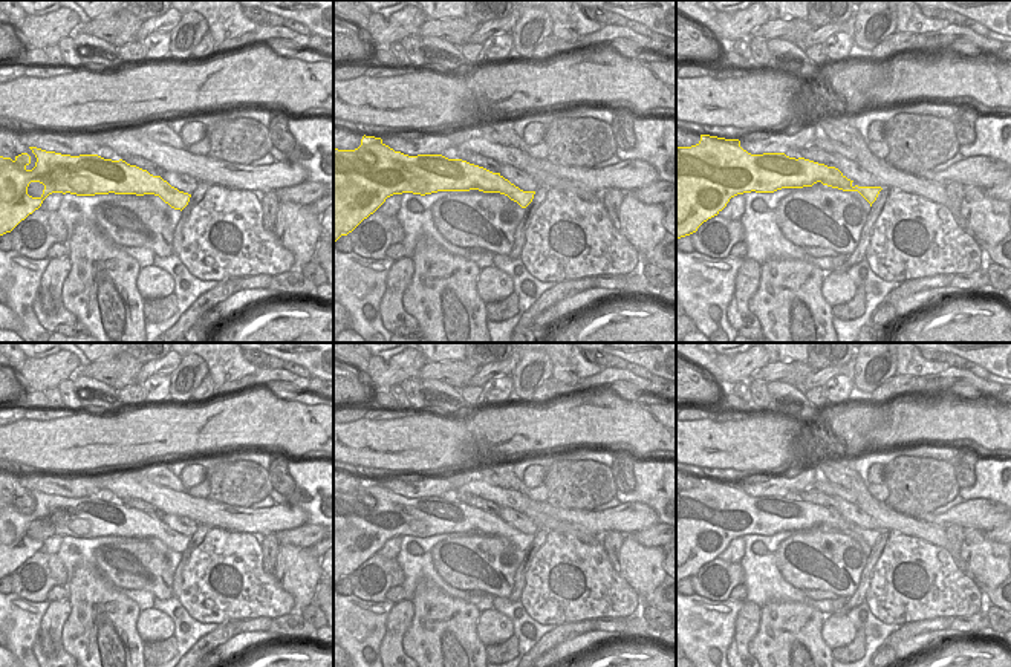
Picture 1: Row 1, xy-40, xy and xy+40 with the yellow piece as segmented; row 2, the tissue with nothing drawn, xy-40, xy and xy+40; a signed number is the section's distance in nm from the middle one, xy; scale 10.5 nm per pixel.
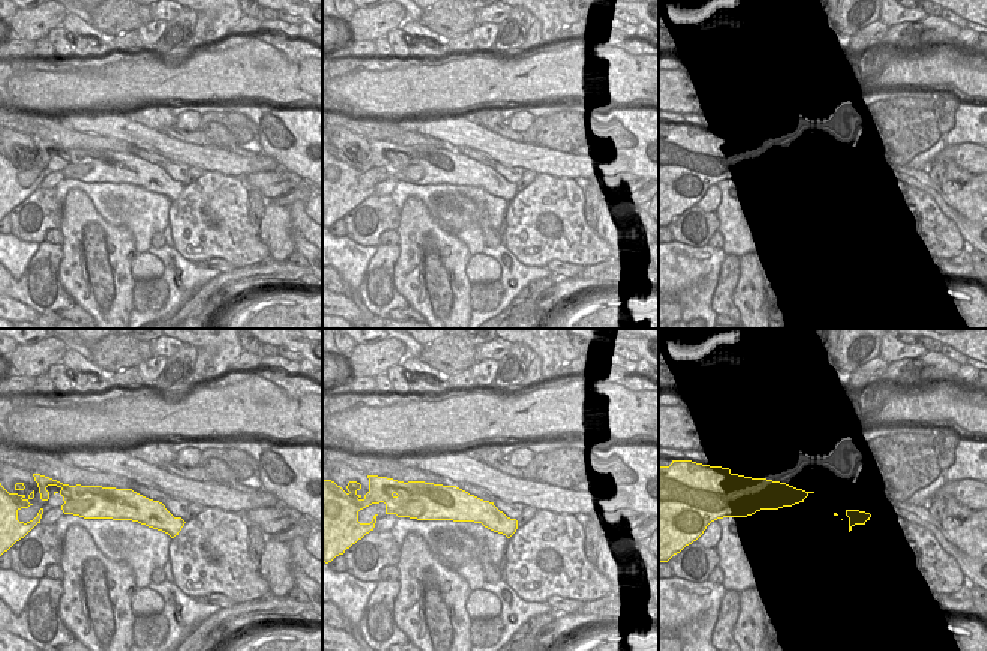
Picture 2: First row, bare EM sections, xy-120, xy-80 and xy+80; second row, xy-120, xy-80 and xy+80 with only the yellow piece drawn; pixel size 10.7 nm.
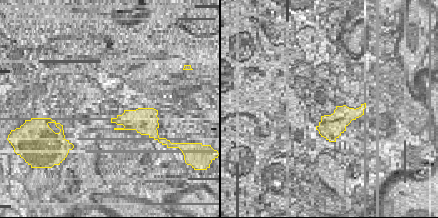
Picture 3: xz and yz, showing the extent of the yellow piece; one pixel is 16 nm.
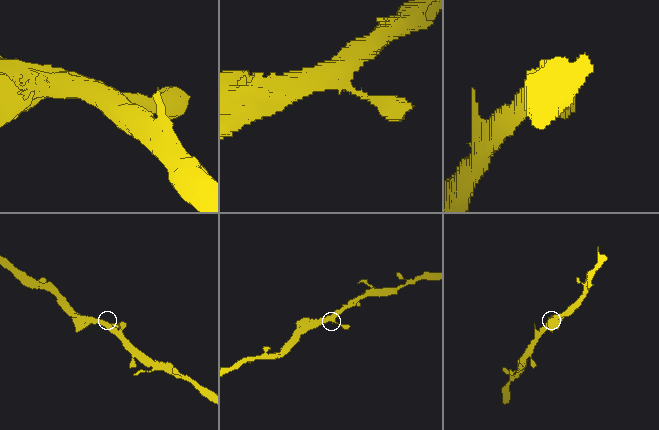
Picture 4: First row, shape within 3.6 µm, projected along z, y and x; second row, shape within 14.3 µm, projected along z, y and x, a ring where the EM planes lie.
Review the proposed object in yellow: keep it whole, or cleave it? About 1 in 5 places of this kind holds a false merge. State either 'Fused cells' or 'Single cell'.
Single cell.

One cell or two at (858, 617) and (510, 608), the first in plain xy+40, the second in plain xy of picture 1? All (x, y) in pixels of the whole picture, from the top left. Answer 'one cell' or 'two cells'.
one cell

